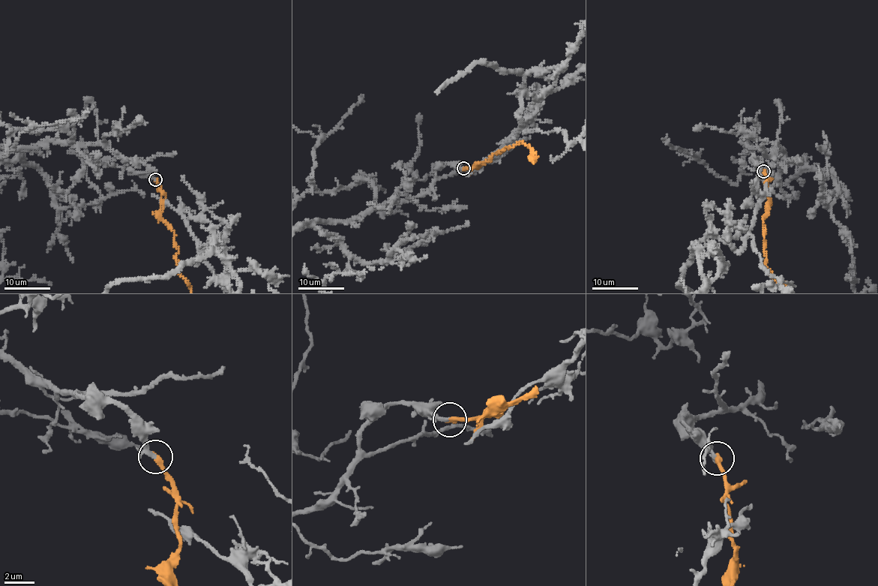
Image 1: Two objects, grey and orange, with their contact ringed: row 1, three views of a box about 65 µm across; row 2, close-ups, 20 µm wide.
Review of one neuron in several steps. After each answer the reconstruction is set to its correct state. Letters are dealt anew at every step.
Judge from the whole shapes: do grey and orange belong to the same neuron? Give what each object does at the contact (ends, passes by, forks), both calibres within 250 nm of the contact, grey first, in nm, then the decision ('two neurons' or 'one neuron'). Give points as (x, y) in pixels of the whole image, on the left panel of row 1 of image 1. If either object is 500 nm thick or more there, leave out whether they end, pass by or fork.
grey passes by; orange ends there; 200 nm thick on the grey side, 360 nm on the other; one neuron

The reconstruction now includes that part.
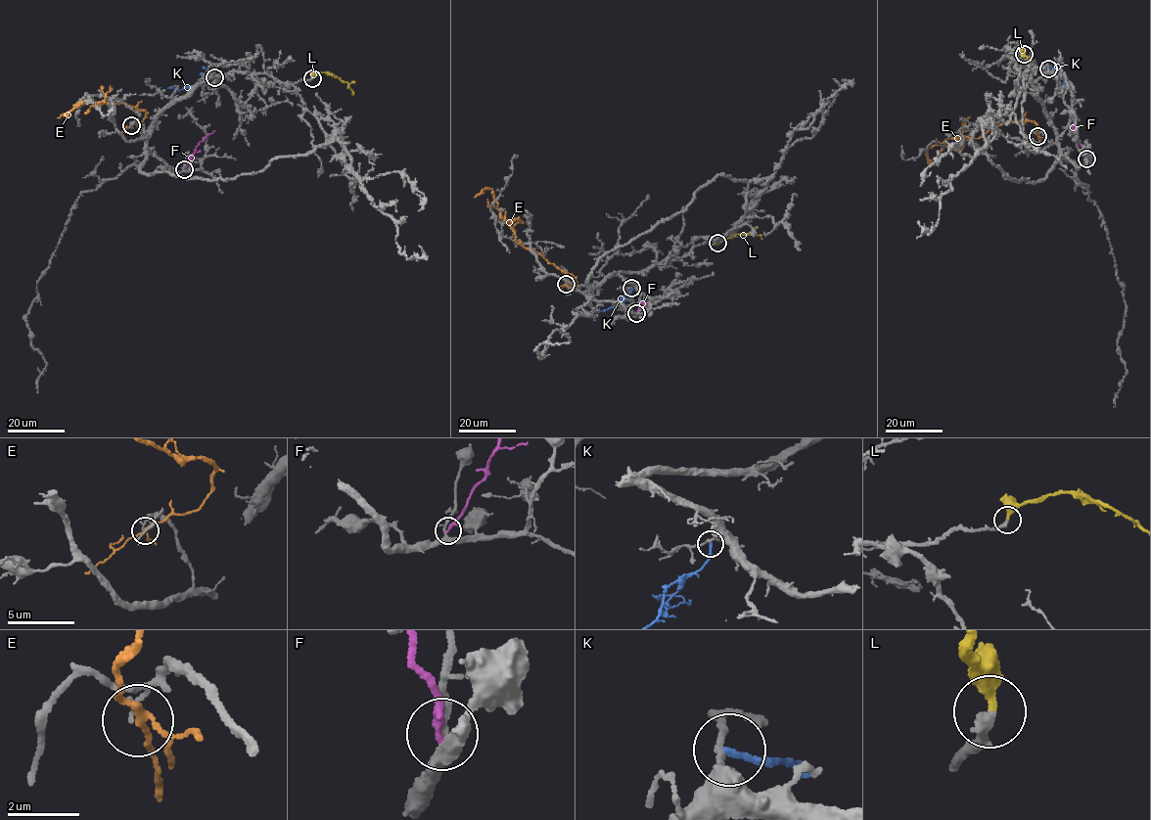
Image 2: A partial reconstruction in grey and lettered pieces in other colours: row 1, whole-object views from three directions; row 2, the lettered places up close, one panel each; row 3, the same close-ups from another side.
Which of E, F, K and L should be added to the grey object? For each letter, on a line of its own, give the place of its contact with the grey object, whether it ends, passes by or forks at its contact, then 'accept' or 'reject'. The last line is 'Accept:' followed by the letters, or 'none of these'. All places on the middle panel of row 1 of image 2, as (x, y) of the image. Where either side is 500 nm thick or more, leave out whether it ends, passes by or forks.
E: meets grey at (566, 284); it forks there; reject
F: meets grey at (636, 313); it ends there; reject
K: meets grey at (631, 288); it ends there; reject
L: meets grey at (717, 243); it ends there; accept
Accept: L

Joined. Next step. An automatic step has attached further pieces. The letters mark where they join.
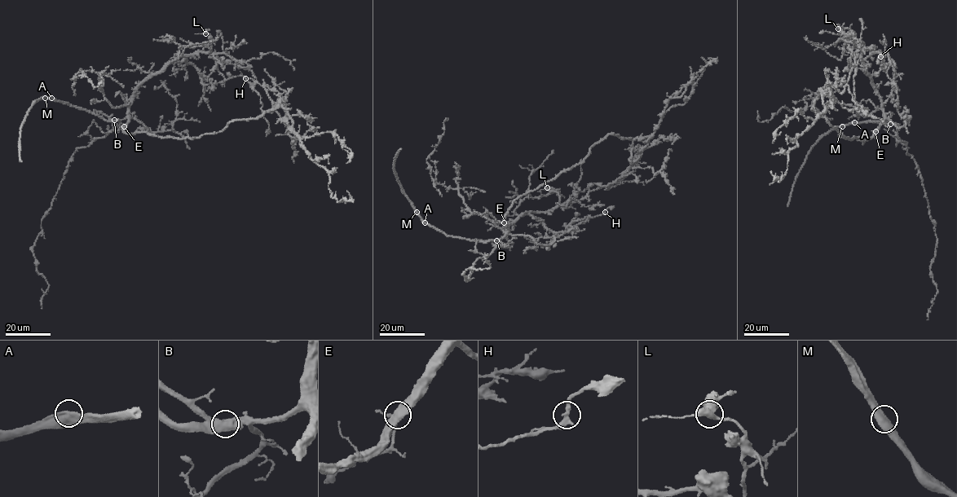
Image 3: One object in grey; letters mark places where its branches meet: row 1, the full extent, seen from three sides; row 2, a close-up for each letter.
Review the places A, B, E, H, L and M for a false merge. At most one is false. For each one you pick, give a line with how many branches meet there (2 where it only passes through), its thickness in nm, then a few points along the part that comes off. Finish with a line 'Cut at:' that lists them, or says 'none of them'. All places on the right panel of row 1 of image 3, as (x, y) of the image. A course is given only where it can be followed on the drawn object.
B: Branches: 2. Thickness 600 nm. Course of the part to remove: (889, 124), (888, 126), (879, 122), (869, 121), (840, 125), (828, 131), (810, 150), (800, 169), (787, 207)
Cut at: B

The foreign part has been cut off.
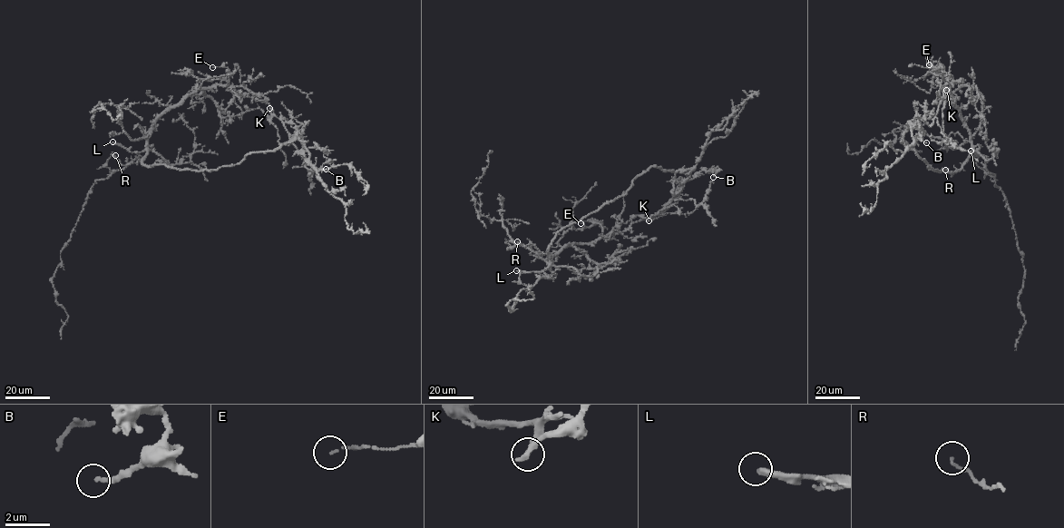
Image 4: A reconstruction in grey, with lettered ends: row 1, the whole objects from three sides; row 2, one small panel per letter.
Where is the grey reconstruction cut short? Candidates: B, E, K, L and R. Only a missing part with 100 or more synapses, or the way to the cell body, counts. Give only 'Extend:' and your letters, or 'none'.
Extend: L

